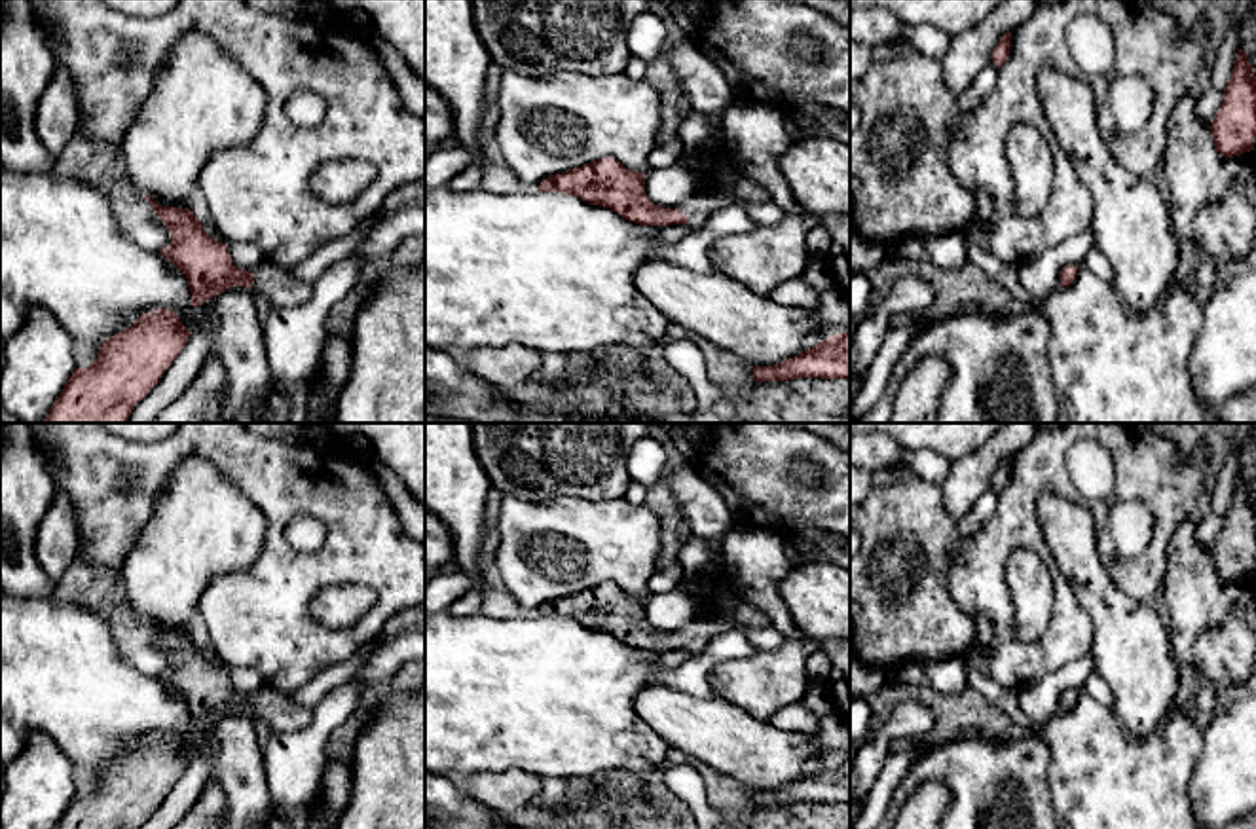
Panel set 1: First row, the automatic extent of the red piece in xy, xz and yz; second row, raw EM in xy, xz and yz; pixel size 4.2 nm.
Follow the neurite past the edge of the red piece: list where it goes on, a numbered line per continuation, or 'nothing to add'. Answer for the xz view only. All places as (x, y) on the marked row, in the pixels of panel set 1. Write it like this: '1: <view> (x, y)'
1: xz (699, 209)

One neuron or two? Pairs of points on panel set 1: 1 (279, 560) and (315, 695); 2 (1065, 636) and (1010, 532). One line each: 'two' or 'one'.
1: two
2: one

